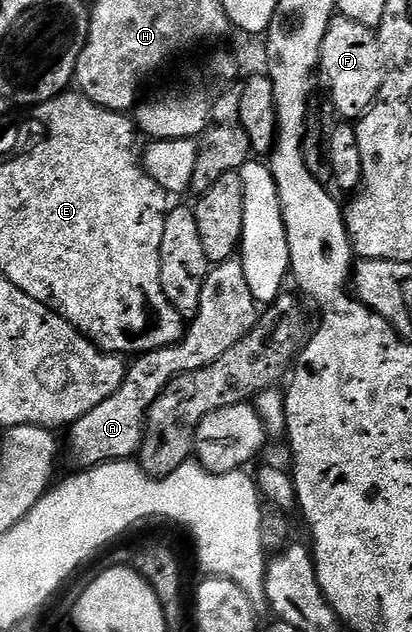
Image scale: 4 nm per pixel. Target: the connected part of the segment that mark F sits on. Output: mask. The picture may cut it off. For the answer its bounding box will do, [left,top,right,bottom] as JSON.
[318,16,383,120]

